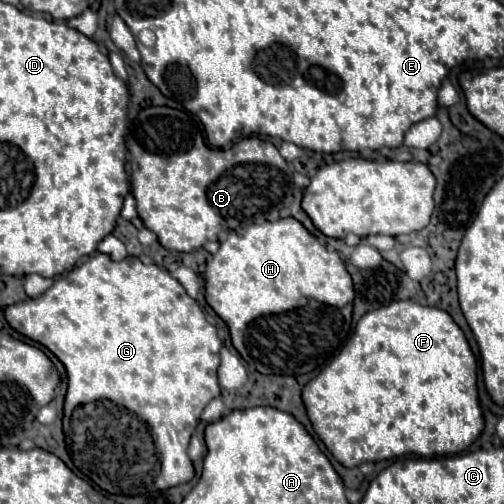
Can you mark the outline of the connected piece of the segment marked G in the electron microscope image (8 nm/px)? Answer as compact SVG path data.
M103 252L91 254L85 262L75 266L69 274L55 280L55 284L43 292L37 298L27 298L19 304L13 304L5 310L5 318L19 334L47 346L67 368L69 378L69 390L65 396L65 416L63 416L63 430L65 430L65 442L67 450L75 462L75 466L101 490L109 494L125 494L125 496L137 496L137 494L149 494L155 490L167 490L171 486L189 482L195 476L193 462L187 458L187 440L191 438L193 430L197 428L199 416L203 408L219 396L219 382L217 382L217 368L219 368L219 350L223 342L217 336L217 328L207 322L201 306L185 292L185 288L163 268L157 264L143 264L135 256L127 256L123 260L111 260Z

